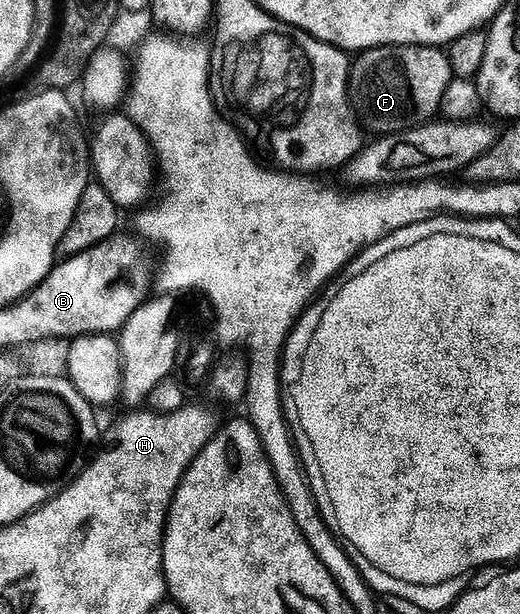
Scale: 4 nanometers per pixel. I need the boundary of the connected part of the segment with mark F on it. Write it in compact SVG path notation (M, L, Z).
M401 46L369 48L354 57L349 68L349 104L353 112L355 108L354 115L358 123L366 131L368 128L375 138L399 136L414 128L422 128L429 118L425 110L420 108L419 100L416 100L415 88L410 79L410 67L406 65L404 47Z

